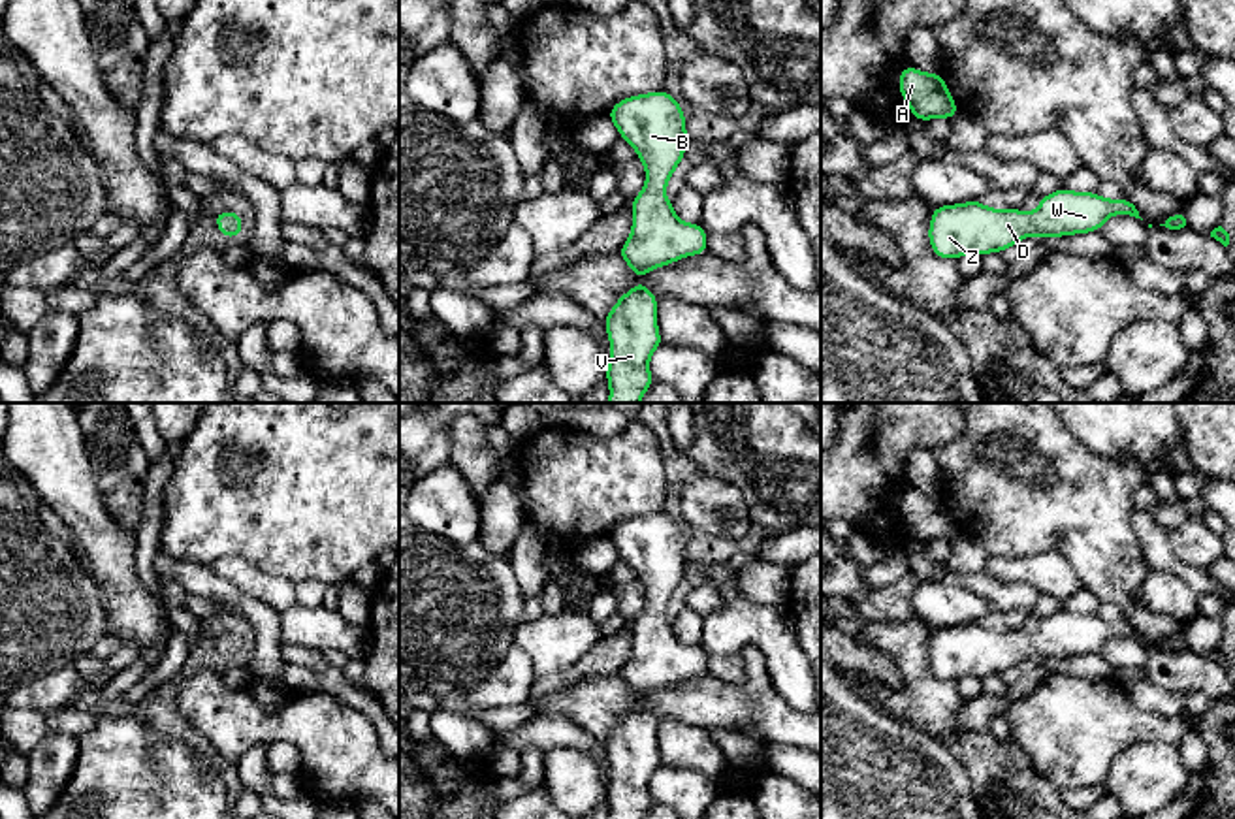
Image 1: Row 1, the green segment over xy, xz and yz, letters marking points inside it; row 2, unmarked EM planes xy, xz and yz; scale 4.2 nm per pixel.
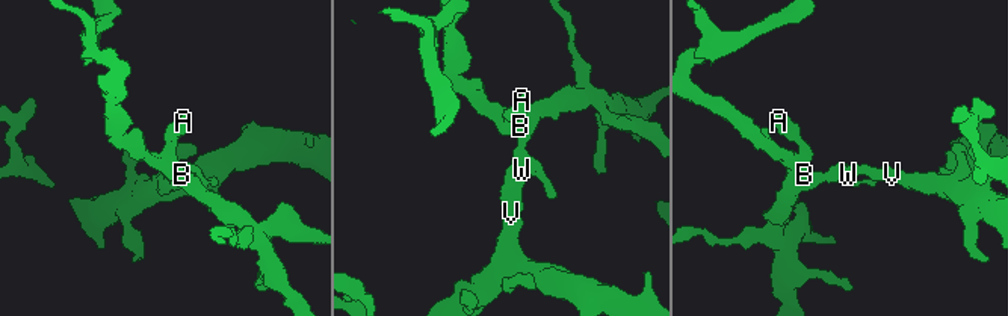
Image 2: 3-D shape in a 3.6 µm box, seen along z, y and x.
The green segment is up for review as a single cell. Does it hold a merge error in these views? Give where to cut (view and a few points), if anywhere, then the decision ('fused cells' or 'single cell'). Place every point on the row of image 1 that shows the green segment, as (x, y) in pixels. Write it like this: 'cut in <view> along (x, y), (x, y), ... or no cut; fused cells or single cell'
no cut; single cell

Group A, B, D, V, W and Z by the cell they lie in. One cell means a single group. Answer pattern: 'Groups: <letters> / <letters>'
Groups: A B D V W Z

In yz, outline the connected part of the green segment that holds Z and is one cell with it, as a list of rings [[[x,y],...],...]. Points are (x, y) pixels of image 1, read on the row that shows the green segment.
[[[1066,186],[1039,198],[1034,215],[1022,209],[990,209],[981,200],[932,209],[928,243],[938,258],[958,260],[971,252],[1003,252],[1024,237],[1064,237],[1099,232],[1113,215],[1135,218],[1135,205],[1120,196],[1105,200],[1098,192],[1073,192]]]

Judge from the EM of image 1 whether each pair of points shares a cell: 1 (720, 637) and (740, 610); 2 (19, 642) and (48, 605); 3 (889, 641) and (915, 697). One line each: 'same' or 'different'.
1: same
2: same
3: same

